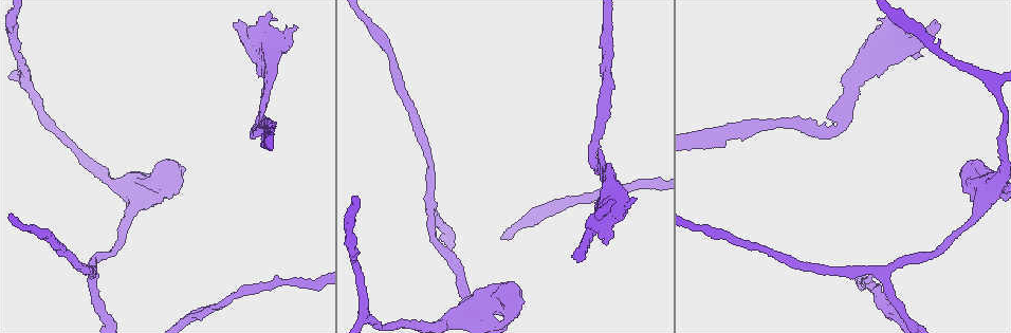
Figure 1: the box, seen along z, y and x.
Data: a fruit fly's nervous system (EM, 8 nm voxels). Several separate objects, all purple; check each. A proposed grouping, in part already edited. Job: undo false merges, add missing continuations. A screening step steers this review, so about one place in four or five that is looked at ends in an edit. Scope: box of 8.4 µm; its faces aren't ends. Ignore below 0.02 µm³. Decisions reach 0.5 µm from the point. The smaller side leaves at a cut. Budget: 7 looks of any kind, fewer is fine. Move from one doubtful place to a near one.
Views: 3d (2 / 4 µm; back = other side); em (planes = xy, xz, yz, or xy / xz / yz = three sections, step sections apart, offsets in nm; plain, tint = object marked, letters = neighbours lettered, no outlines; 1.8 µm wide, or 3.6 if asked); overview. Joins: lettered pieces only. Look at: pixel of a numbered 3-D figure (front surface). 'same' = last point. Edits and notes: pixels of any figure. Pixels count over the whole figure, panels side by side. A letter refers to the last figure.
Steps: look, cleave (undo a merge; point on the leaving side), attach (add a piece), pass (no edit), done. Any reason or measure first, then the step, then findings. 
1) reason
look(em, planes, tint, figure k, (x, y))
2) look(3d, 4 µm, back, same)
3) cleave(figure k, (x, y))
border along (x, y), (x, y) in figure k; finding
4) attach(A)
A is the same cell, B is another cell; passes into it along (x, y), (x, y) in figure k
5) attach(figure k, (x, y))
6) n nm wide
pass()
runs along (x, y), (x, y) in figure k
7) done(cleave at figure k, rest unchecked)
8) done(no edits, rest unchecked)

thin neck
look(3d, 4 µm, back, figure 1, (252, 129))

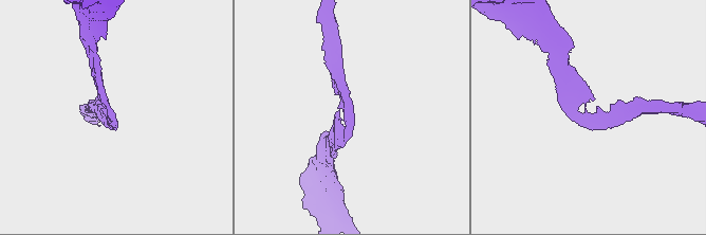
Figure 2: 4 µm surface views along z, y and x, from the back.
arms of 190, 200 nm; need the tissue
look(em, planes, letters, figure 2, (344, 120))

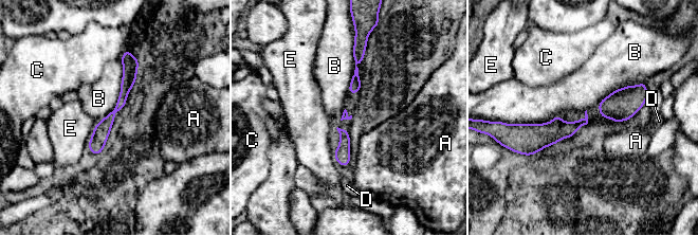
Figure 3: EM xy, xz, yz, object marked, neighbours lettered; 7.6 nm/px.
80 nm wide; B touches over 550 nm
pass()
A, B, C, D and E are other cells; all the same neuron

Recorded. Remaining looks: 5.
abrupt turn
look(em, 3.6 µm, planes, letters, figure 1, (271, 49))

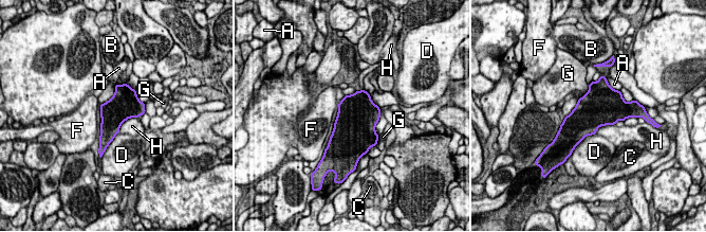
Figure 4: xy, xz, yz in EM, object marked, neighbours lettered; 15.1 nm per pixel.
420 nm wide; D touches over 400 nm
pass()
A, B, C, D, F, G and H are other cells; one neuron here

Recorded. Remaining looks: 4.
free end
look(em, yz, step 4, letters, figure 1, (578, 260))

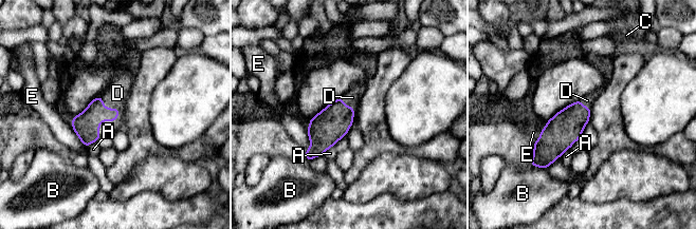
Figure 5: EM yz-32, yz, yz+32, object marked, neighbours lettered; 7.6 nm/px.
170 nm wide
attach(D)
D is the same cell, A, B, C and E are other cells; passes into it along (86, 125), (105, 107), (117, 93) in figure 5; it goes on there

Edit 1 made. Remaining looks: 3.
done(attach at figure 5, rest unchecked)

